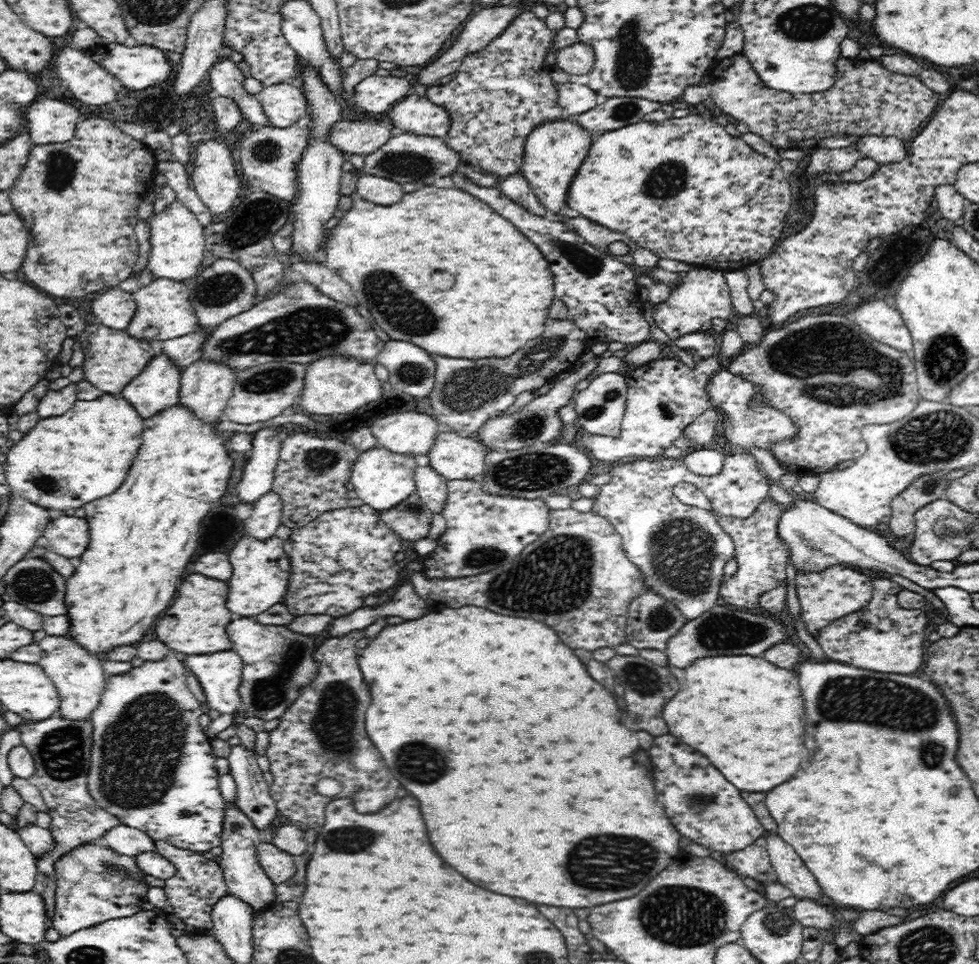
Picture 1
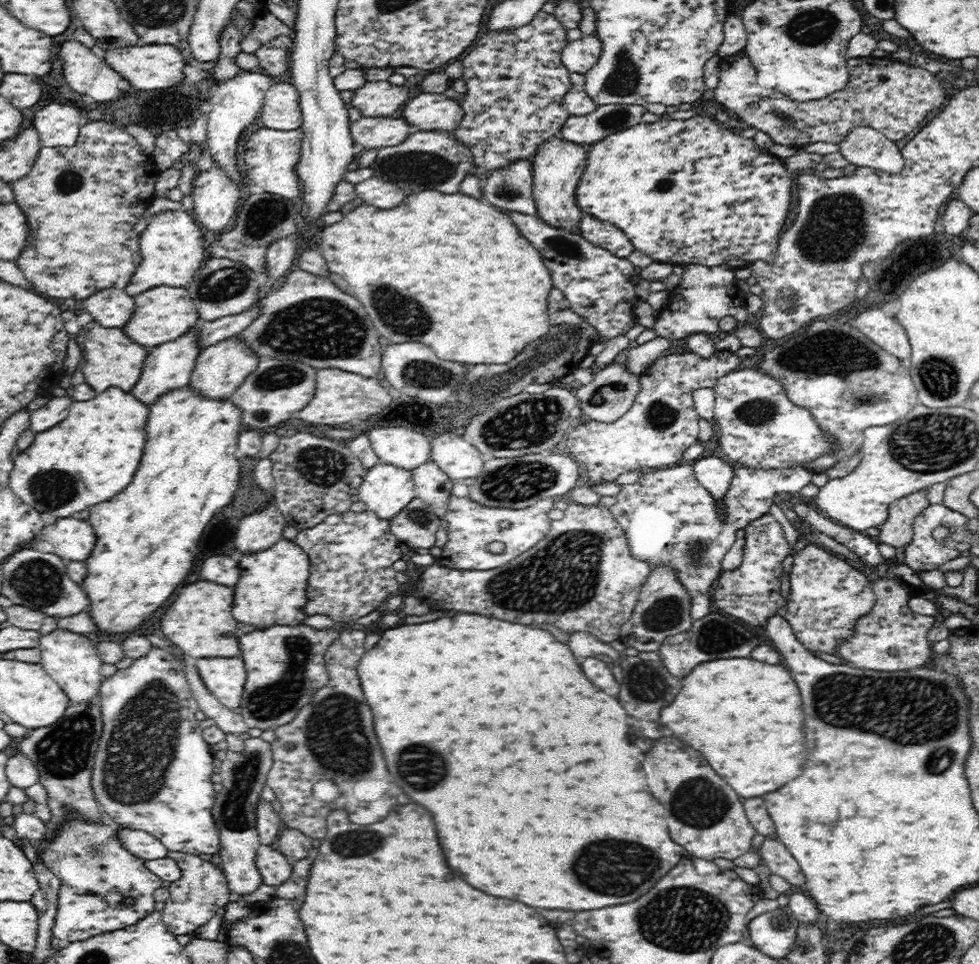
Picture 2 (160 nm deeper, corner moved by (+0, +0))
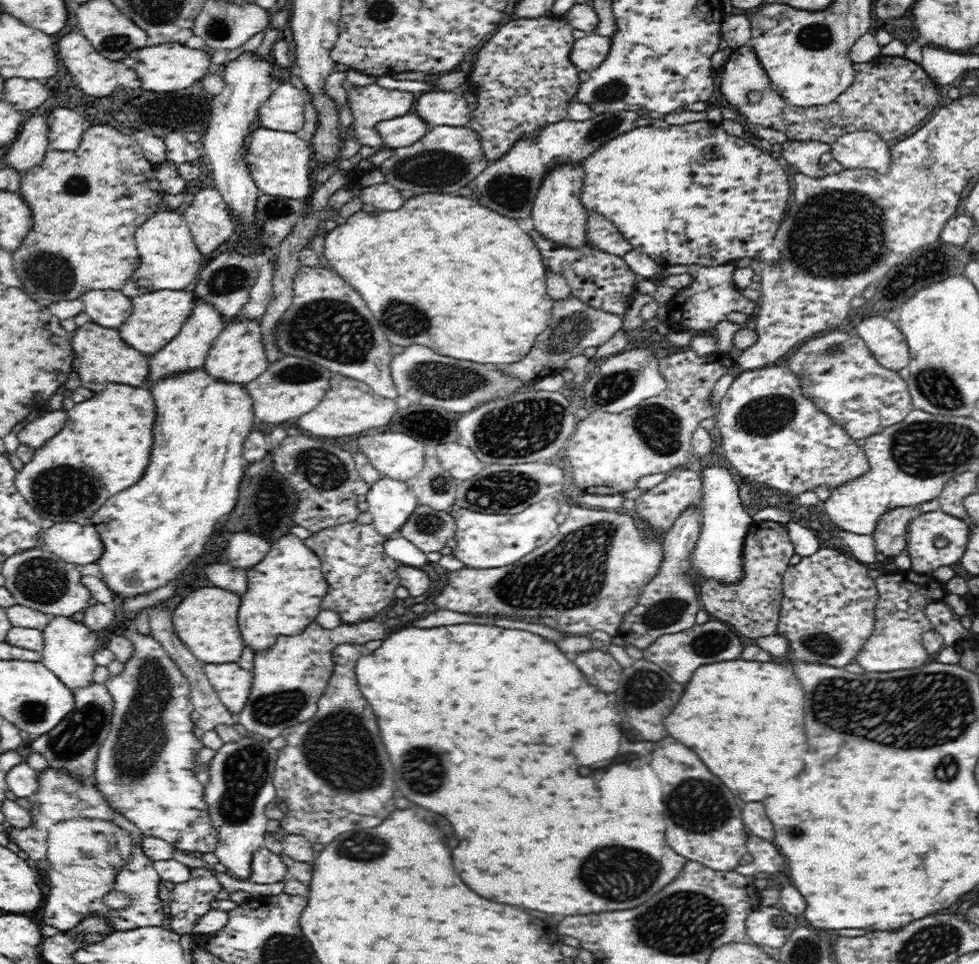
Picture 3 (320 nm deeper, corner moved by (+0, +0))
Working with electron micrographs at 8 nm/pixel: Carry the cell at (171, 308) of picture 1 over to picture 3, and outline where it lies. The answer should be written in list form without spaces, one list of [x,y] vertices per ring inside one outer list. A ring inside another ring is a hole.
[[[192,288],[189,290],[159,290],[137,296],[132,300],[134,312],[124,321],[124,324],[119,326],[120,336],[126,340],[126,344],[150,358],[178,336],[182,325],[194,308],[194,298]]]

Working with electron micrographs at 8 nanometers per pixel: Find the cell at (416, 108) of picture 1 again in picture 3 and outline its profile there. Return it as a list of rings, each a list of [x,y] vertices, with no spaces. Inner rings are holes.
[[[436,90],[423,93],[418,98],[415,109],[430,127],[468,126],[473,114],[462,90]]]

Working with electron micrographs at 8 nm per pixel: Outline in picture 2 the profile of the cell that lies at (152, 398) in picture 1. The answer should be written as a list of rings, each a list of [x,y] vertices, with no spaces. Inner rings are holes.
[[[200,323],[192,328],[189,328],[189,332],[186,332],[180,338],[176,340],[158,345],[157,347],[149,350],[149,355],[144,361],[144,370],[142,370],[142,376],[138,379],[132,394],[142,400],[144,404],[152,404],[160,394],[166,394],[174,388],[182,388],[186,384],[190,384],[191,374],[194,370],[196,359],[202,352],[201,346],[199,346],[200,336]]]

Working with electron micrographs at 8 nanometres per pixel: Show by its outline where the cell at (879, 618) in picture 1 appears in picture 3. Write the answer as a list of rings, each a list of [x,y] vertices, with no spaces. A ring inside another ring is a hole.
[[[912,569],[904,571],[886,572],[880,578],[874,580],[878,593],[878,600],[874,608],[875,627],[874,632],[864,644],[864,648],[858,652],[855,662],[860,664],[866,672],[892,672],[892,670],[906,670],[906,668],[918,668],[927,661],[929,653],[925,650],[922,636],[927,630],[932,630],[930,620],[926,616],[926,605],[943,601],[947,591],[943,583],[936,580],[932,574],[920,574]]]

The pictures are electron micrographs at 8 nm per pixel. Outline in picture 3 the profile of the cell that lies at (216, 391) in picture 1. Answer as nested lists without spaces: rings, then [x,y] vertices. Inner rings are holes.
[[[239,315],[228,319],[222,332],[213,340],[203,369],[214,378],[242,385],[258,378],[269,367],[259,322],[255,318],[239,318]]]

